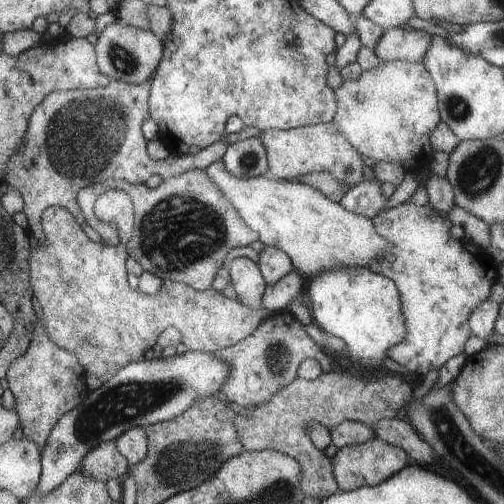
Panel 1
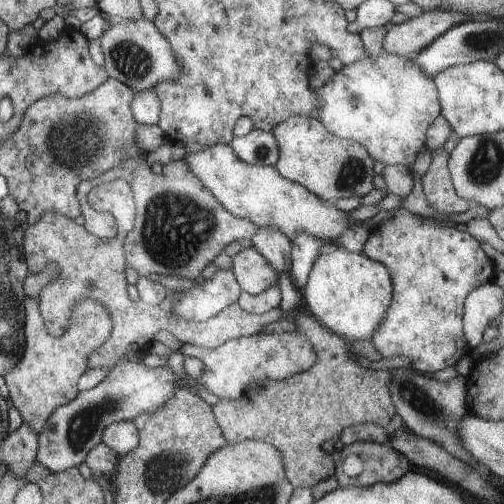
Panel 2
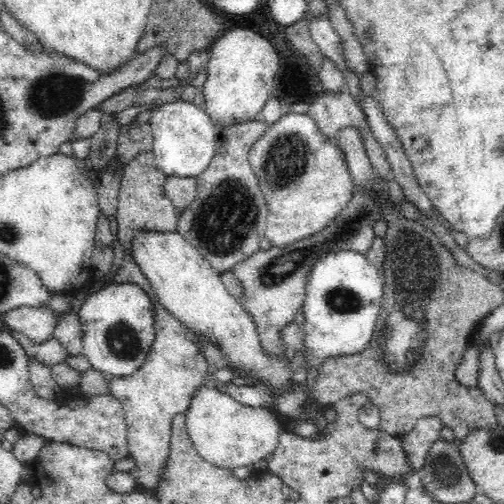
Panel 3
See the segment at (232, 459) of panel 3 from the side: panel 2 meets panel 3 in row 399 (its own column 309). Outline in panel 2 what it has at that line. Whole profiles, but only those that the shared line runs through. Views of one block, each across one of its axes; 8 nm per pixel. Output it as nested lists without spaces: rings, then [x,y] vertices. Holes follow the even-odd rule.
[[[213,144],[199,152],[183,152],[183,158],[191,174],[217,198],[217,202],[239,218],[249,218],[257,228],[277,228],[285,236],[293,238],[299,232],[309,232],[317,240],[327,240],[335,244],[341,232],[351,224],[345,220],[345,214],[335,208],[327,206],[319,196],[311,194],[301,184],[285,180],[279,176],[275,166],[251,166],[239,156],[235,156],[233,148],[227,144]]]

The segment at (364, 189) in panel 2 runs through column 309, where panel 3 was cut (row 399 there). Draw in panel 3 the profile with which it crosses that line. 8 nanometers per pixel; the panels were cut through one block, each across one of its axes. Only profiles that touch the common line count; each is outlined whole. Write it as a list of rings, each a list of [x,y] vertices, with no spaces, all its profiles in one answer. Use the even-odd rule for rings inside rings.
[[[154,150],[140,152],[136,158],[128,162],[128,168],[124,170],[124,178],[120,182],[120,194],[118,194],[118,242],[124,248],[124,262],[120,272],[116,274],[116,284],[132,282],[140,286],[150,302],[152,302],[152,318],[154,318],[154,342],[146,354],[144,364],[130,376],[124,378],[110,378],[110,394],[116,396],[126,412],[126,424],[128,424],[128,448],[132,454],[132,460],[136,462],[136,468],[130,472],[136,482],[142,484],[148,492],[154,492],[160,472],[168,460],[170,452],[170,438],[172,438],[172,422],[176,414],[186,414],[192,396],[198,388],[202,388],[204,378],[210,376],[214,366],[206,362],[200,346],[188,332],[188,328],[172,314],[168,312],[160,302],[156,292],[152,290],[148,278],[142,274],[140,266],[136,264],[132,252],[134,242],[140,232],[152,232],[152,234],[176,234],[178,232],[178,218],[180,212],[176,206],[166,198],[166,176],[158,168],[158,160]]]

